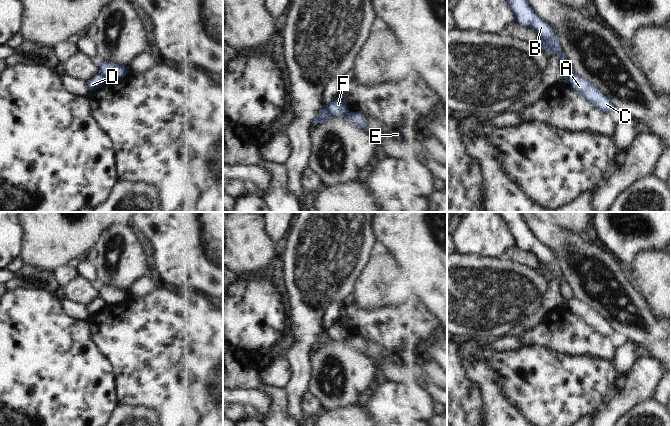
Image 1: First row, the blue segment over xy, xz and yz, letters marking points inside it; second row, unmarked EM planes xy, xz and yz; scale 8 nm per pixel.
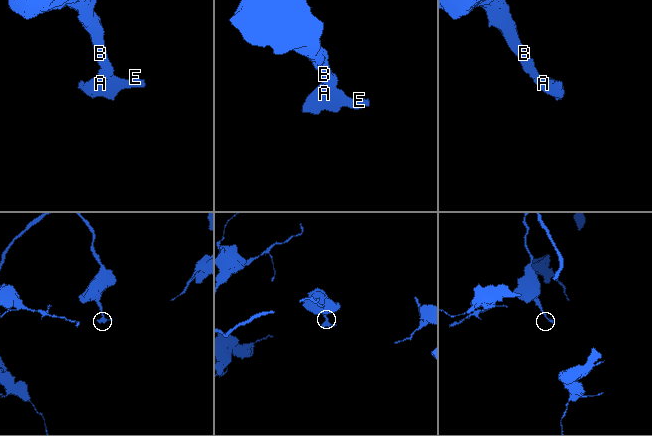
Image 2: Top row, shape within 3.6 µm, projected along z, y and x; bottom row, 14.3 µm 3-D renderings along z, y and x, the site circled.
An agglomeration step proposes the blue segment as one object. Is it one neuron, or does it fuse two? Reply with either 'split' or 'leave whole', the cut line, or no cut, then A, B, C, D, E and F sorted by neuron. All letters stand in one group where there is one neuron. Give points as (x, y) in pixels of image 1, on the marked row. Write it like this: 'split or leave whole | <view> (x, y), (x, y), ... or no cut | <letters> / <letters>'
split | xz (325, 105), (331, 116) | A C D E / B F

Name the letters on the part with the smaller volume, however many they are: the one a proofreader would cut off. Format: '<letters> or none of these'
A, C, D, E

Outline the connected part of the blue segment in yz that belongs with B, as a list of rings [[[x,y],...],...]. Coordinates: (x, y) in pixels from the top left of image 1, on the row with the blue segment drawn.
[[[507,0],[519,25],[532,29],[539,39],[539,47],[549,56],[559,54],[559,66],[565,77],[574,74],[571,63],[562,51],[562,42],[553,29],[544,22],[527,0]]]

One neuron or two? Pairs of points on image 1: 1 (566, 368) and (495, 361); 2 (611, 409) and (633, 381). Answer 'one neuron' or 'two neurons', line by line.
1: one neuron
2: one neuron

